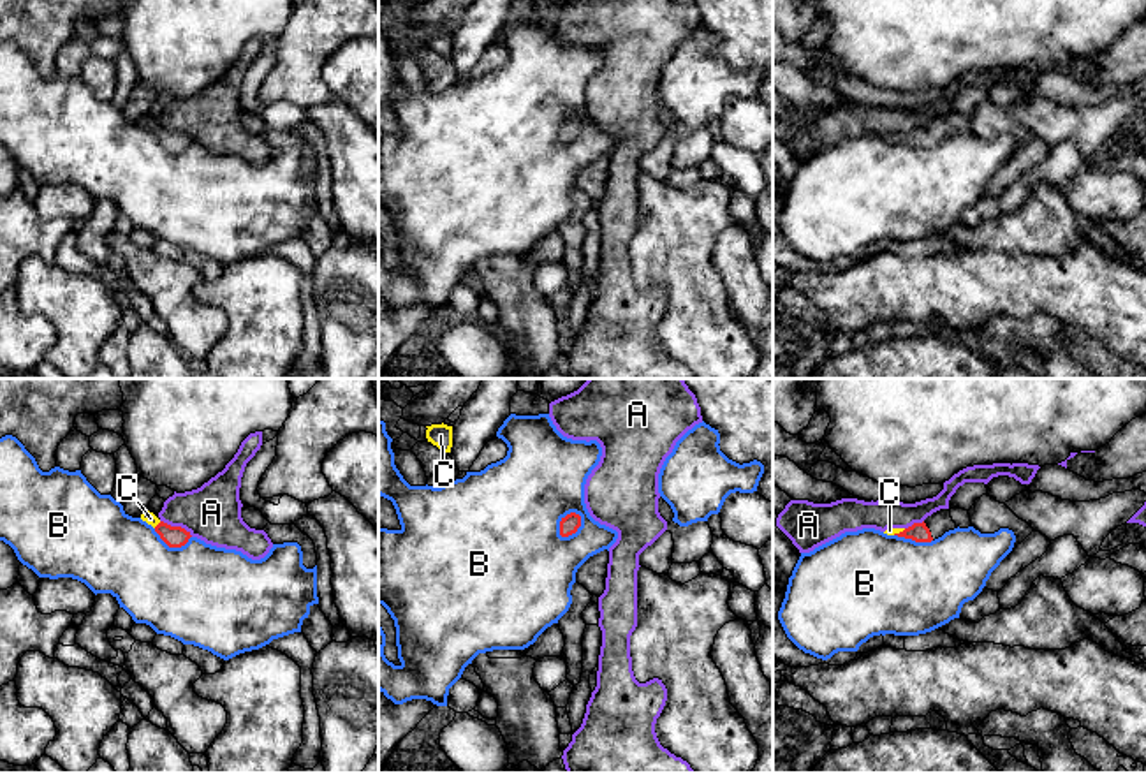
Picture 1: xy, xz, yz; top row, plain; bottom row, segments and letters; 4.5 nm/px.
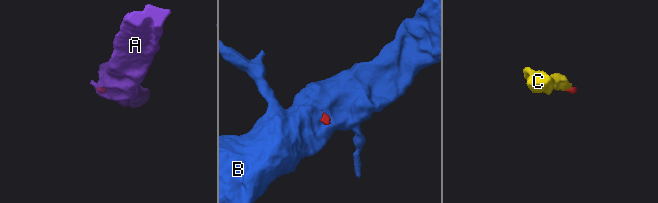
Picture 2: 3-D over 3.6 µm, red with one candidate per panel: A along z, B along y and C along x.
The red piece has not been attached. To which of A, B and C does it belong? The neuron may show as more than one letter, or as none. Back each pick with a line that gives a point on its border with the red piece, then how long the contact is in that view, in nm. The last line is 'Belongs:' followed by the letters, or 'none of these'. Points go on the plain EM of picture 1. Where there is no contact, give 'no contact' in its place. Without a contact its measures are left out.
C: contact xy (159, 129); length 50 nm
Belongs: C

